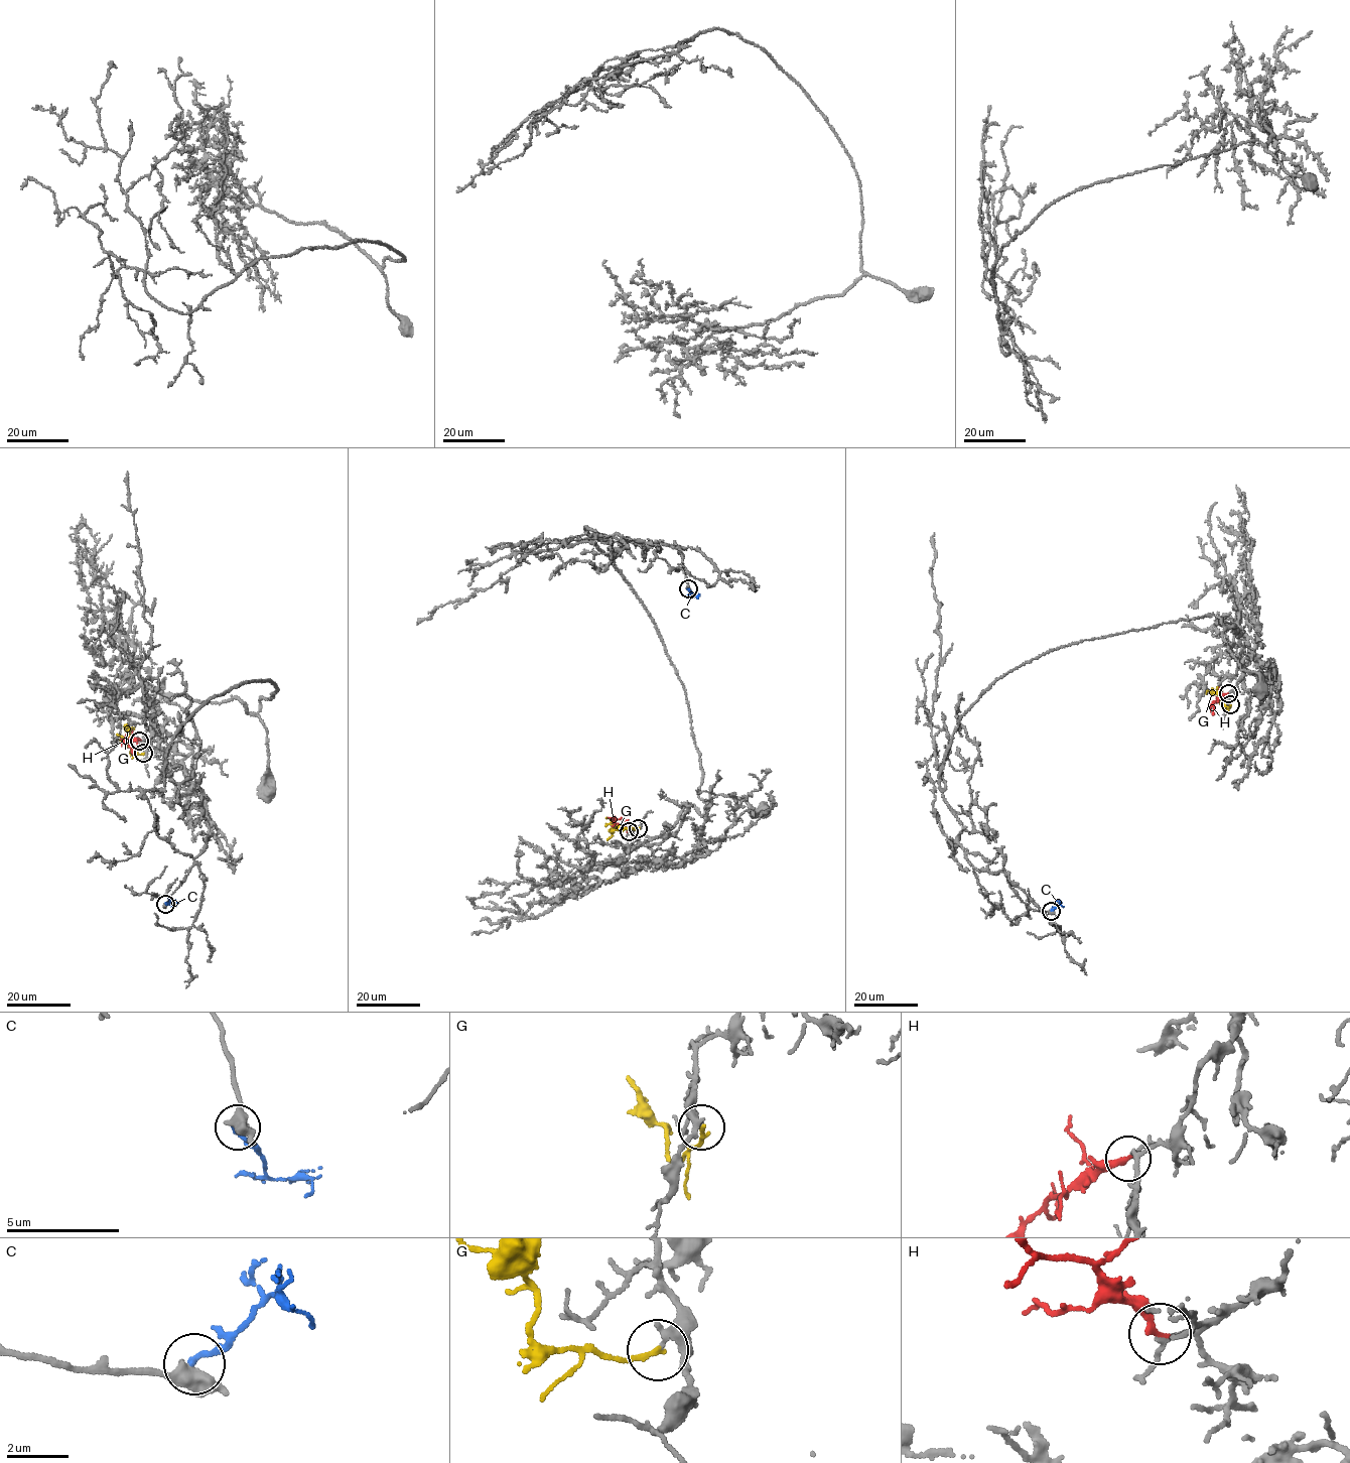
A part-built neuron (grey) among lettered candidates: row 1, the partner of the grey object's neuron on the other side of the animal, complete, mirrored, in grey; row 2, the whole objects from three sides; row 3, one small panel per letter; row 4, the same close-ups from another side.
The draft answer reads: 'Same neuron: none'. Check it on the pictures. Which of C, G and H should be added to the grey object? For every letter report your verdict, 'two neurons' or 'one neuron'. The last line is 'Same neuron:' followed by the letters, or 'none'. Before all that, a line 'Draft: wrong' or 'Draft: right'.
Draft: wrong
C: two neurons
G: two neurons
H: one neuron
Same neuron: H

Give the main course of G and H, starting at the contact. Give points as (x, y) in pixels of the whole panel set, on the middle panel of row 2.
G: (638, 828), (617, 827), (606, 817)
H: (629, 831), (615, 821), (627, 813)

